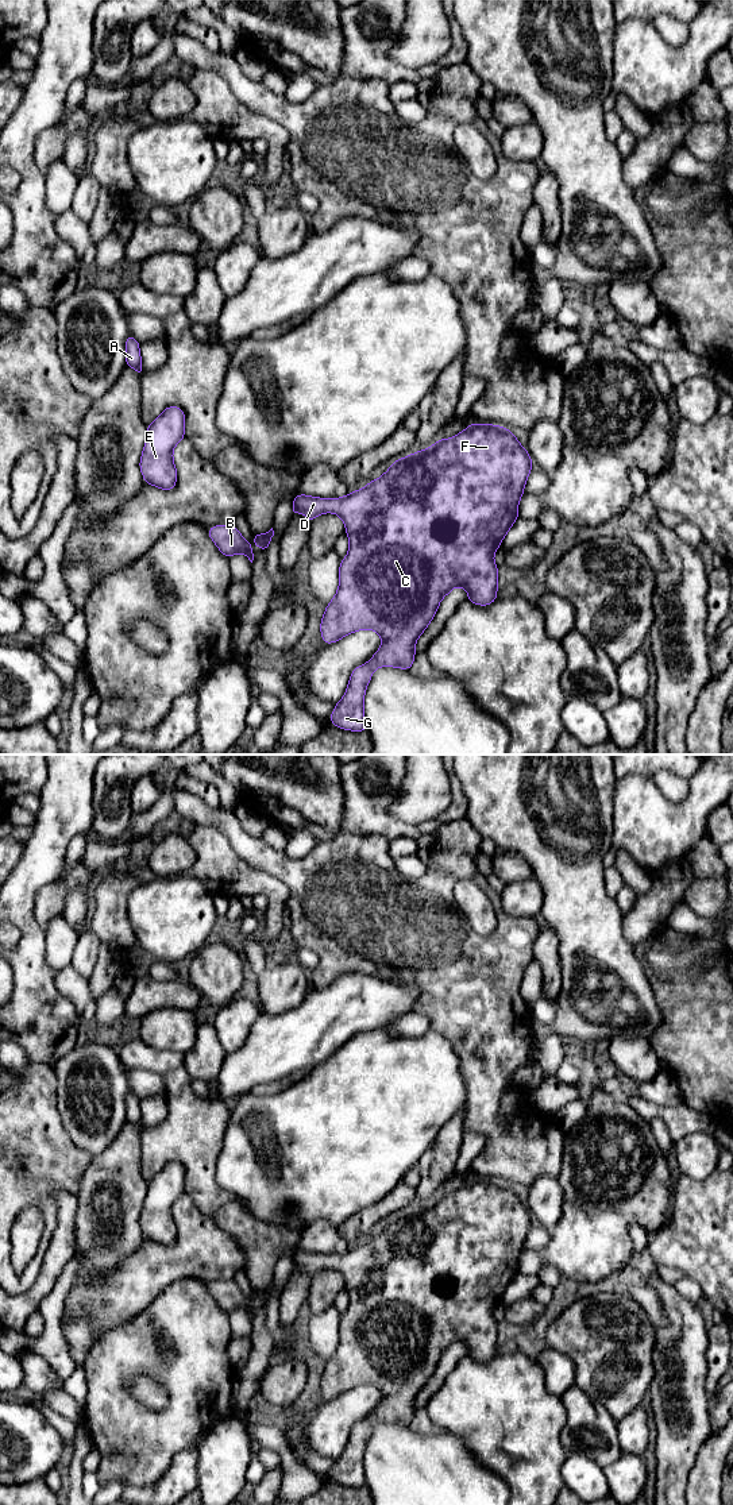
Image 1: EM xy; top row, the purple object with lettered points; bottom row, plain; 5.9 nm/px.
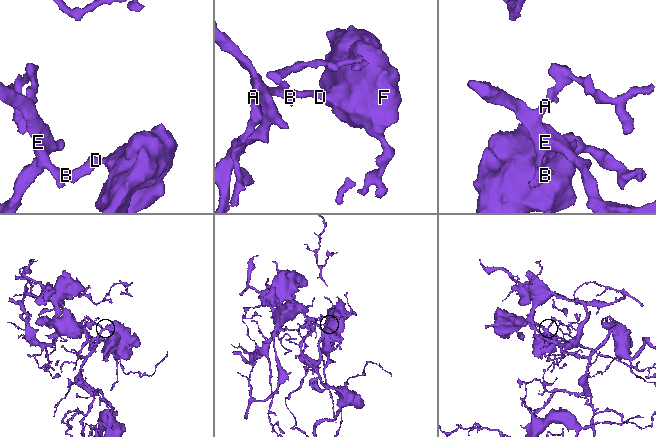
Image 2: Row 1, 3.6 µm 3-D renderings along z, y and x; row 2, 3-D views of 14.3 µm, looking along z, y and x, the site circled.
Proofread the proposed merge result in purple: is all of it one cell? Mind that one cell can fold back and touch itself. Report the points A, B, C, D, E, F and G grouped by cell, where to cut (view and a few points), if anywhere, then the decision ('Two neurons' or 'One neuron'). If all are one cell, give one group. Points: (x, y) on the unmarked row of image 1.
Groups: A B C D E F G. No split. One neuron

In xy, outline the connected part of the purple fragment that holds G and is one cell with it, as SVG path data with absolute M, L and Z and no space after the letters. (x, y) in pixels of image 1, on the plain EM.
M472 1178L451 1195L440 1195L427 1205L394 1216L377 1236L370 1236L366 1243L343 1254L305 1250L294 1253L292 1271L302 1269L313 1277L323 1269L337 1270L350 1296L348 1309L339 1323L339 1344L321 1374L323 1398L332 1400L363 1385L378 1388L382 1396L374 1412L351 1428L346 1450L329 1473L332 1481L344 1486L367 1487L363 1458L373 1428L378 1423L412 1424L416 1397L433 1375L440 1357L454 1343L466 1344L467 1357L479 1362L487 1362L497 1355L498 1323L494 1319L494 1308L518 1274L518 1258L532 1223L528 1207L510 1185Z

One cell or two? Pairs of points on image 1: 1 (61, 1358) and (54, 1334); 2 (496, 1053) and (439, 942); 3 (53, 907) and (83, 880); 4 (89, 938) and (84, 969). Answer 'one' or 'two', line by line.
1: one
2: one
3: one
4: one

